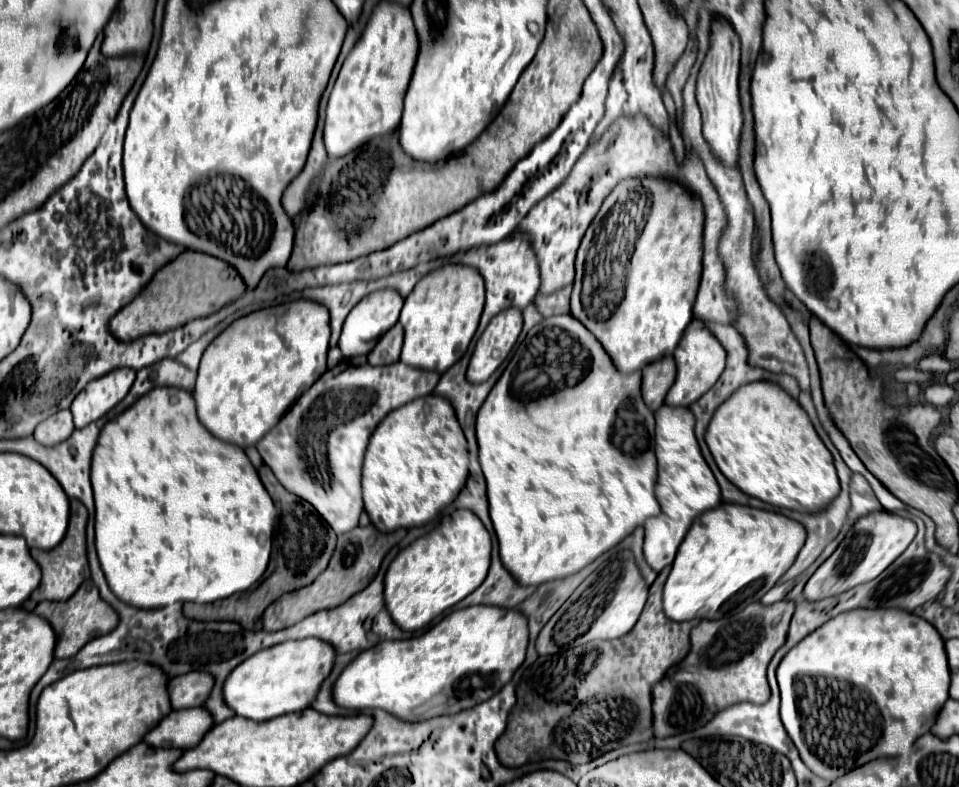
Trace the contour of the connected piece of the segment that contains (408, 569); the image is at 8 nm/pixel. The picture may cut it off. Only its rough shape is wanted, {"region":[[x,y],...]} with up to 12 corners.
{"region":[[456,510],[398,552],[384,600],[420,630],[474,592],[490,534]]}

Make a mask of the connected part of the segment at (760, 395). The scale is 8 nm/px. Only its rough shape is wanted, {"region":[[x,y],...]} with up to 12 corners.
{"region":[[774,382],[720,404],[706,444],[742,492],[798,512],[840,492],[806,410]]}

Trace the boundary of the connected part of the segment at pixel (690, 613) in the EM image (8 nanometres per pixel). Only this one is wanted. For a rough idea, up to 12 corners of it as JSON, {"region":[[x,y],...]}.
{"region":[[742,504],[692,522],[664,586],[676,622],[758,602],[806,530]]}

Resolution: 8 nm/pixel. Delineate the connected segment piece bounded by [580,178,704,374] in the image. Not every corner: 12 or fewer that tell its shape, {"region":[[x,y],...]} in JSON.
{"region":[[644,178],[652,214],[606,322],[624,374],[674,352],[702,274],[702,202]]}

